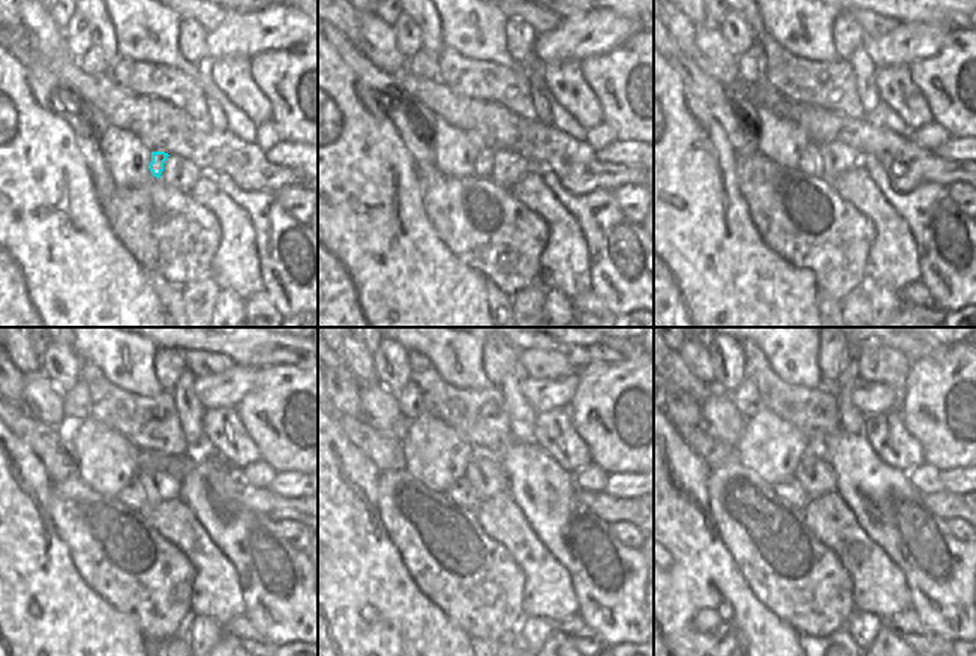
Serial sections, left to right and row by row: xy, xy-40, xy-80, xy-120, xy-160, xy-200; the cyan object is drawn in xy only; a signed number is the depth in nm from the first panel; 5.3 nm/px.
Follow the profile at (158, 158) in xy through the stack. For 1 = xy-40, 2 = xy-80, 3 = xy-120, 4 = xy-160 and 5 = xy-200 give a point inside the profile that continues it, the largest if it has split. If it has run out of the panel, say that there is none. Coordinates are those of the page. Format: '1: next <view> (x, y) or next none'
1: next xy-40 (483, 162)
2: next xy-80 (808, 162)
3: next xy-120 (132, 496)
4: next xy-160 (461, 493)
5: next xy-200 (789, 490)

